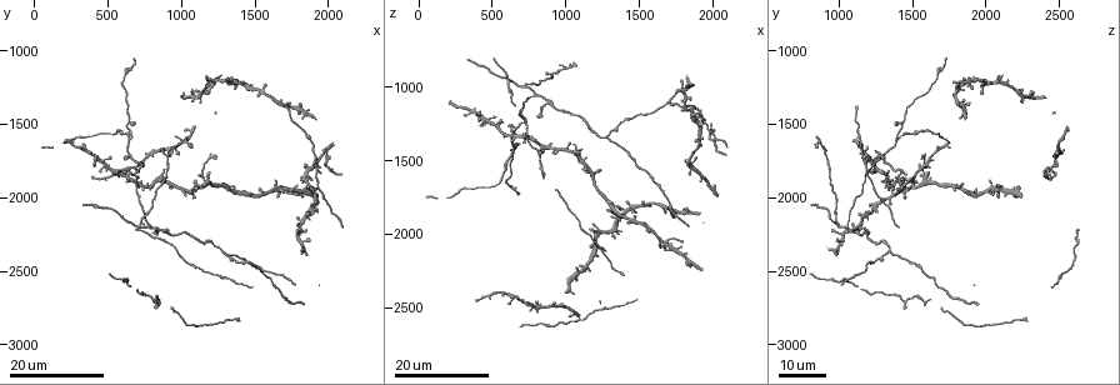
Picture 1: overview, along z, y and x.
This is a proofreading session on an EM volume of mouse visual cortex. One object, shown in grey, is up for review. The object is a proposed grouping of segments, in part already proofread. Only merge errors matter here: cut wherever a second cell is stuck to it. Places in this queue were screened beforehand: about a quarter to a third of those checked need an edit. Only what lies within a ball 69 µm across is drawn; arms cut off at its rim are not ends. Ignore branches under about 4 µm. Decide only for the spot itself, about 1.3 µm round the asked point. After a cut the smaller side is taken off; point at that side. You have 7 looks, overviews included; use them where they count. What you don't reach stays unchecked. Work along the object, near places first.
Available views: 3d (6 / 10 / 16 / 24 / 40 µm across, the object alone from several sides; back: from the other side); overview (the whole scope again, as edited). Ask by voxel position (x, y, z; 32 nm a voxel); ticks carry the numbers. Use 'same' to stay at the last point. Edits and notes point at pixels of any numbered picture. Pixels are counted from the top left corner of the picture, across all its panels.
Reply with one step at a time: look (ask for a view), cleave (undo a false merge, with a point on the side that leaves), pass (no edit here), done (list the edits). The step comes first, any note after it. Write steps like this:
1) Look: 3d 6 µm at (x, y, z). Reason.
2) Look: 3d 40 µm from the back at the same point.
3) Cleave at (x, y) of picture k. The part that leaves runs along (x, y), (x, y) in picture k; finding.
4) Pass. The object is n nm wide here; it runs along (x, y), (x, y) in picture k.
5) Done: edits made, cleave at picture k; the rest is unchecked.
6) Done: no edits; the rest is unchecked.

Look: 3d 24 µm at (640, 1600, 1420). Branch point.

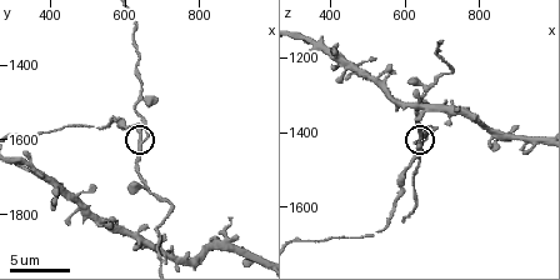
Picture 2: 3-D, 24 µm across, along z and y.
Look: 3d 6 µm at (640, 1590, 1410).

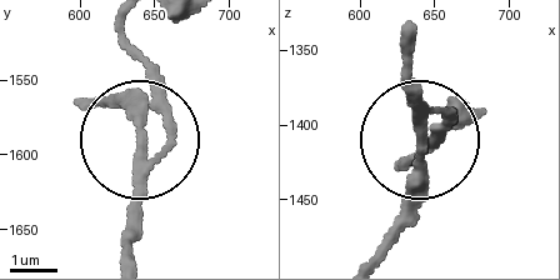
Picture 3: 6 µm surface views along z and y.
Cleave at (164, 113) of picture 3. The side arm is 24 µm long; the part that leaves runs along (140, 171), (173, 115), (125, 20) in picture 3; a second cell is stuck on.

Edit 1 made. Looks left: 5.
Look: overview.

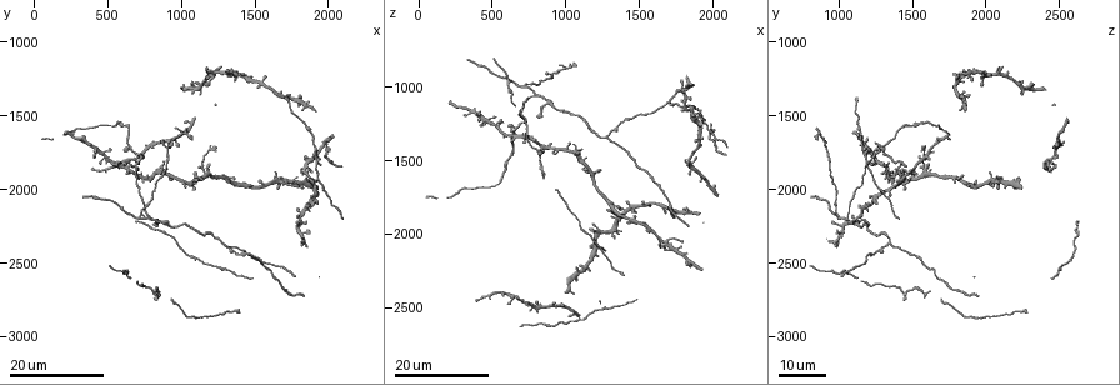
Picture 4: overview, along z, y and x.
Look: 3d 24 µm at (860, 2220, 1080). A fork.

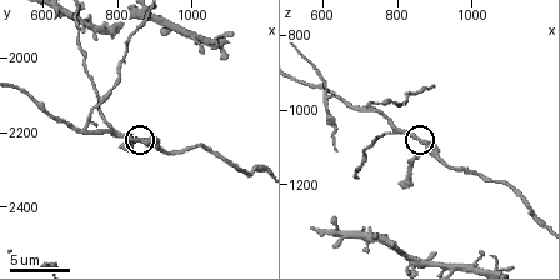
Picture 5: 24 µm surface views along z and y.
Look: 3d 10 µm at (880, 2220, 1100). Zoom in.

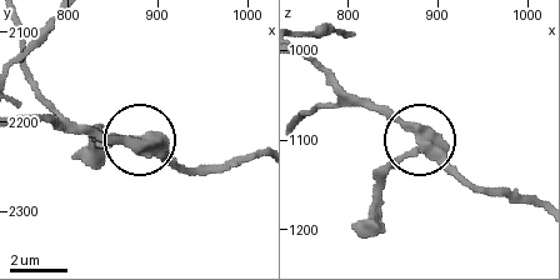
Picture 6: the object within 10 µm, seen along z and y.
Pass. 3 arms meet here; it runs along (533, 204), (468, 188), (420, 144), (378, 188) in picture 6; one cell here.

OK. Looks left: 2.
Look: 3d 10 µm at (660, 1730, 1280). Three arms meet.

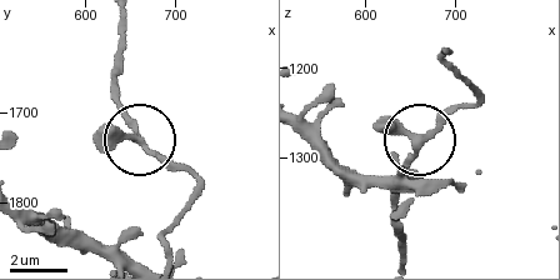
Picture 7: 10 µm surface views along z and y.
Pass. The side arm is 34 µm long; it runs along (163, 258), (165, 229), (194, 186), (141, 136), (120, 88) in picture 7; continuous, no second cell.

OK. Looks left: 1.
Done: edits made, cleave at picture 3; the rest is unchecked.

